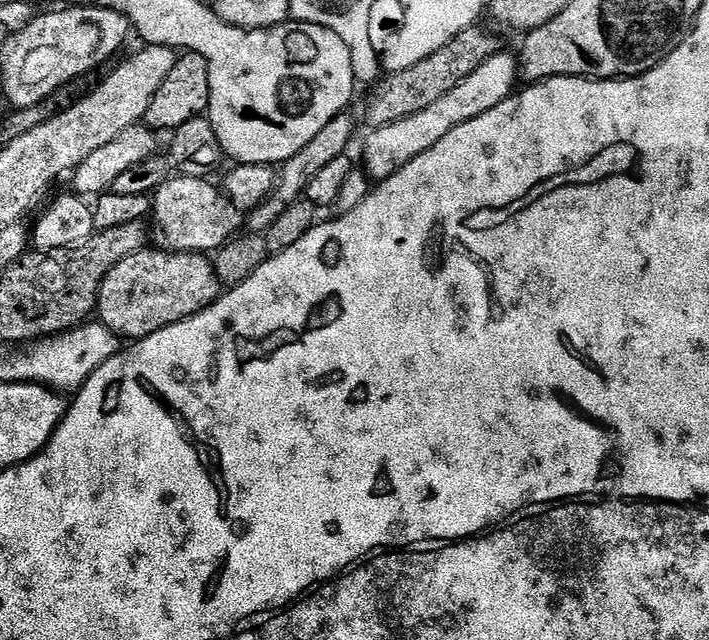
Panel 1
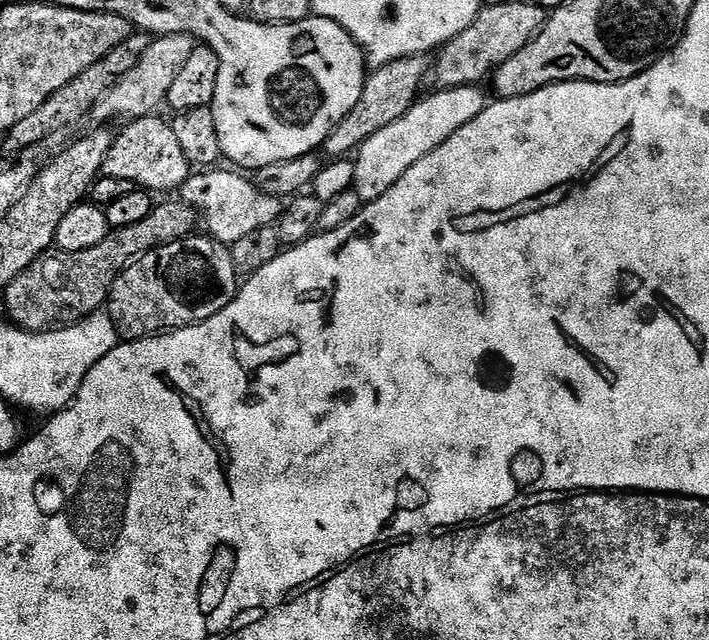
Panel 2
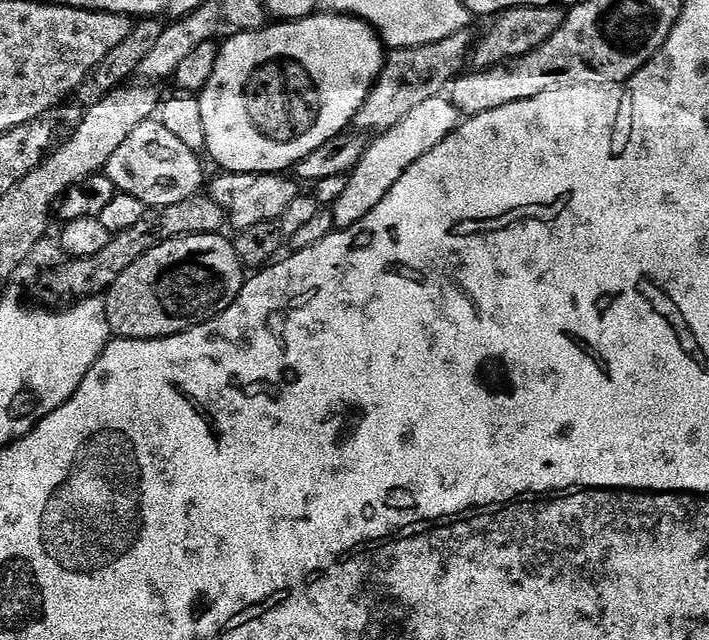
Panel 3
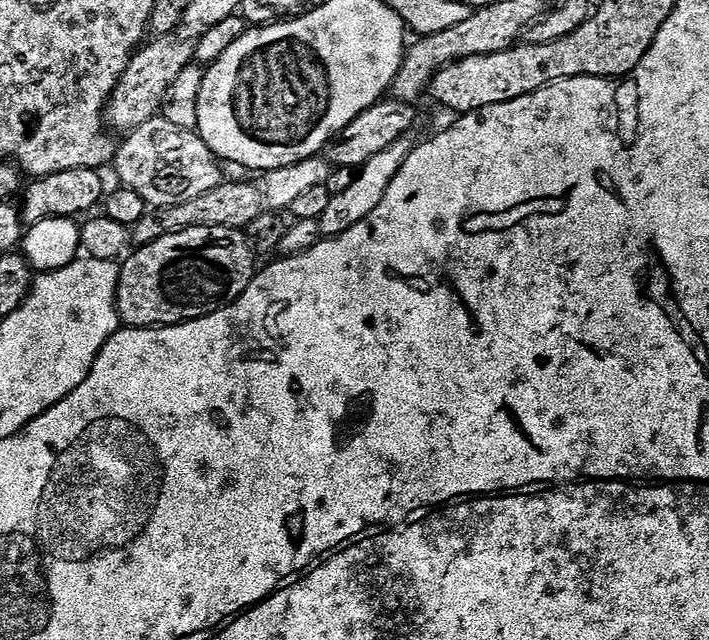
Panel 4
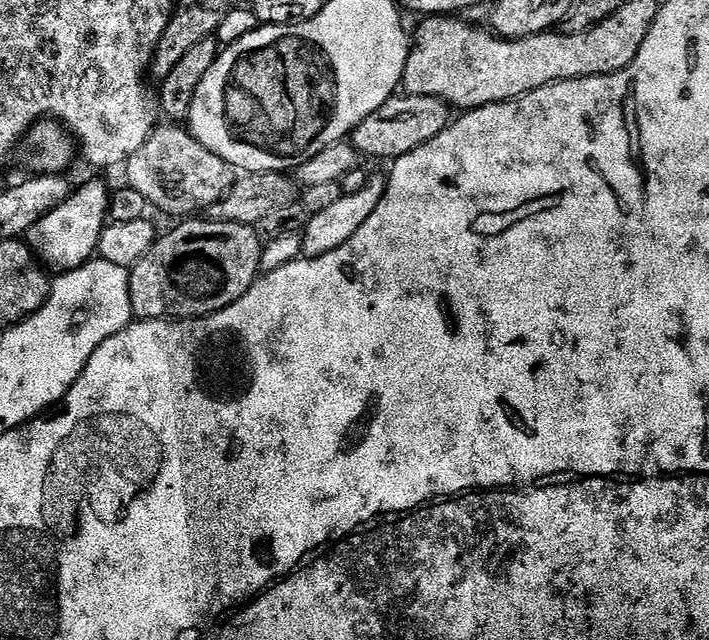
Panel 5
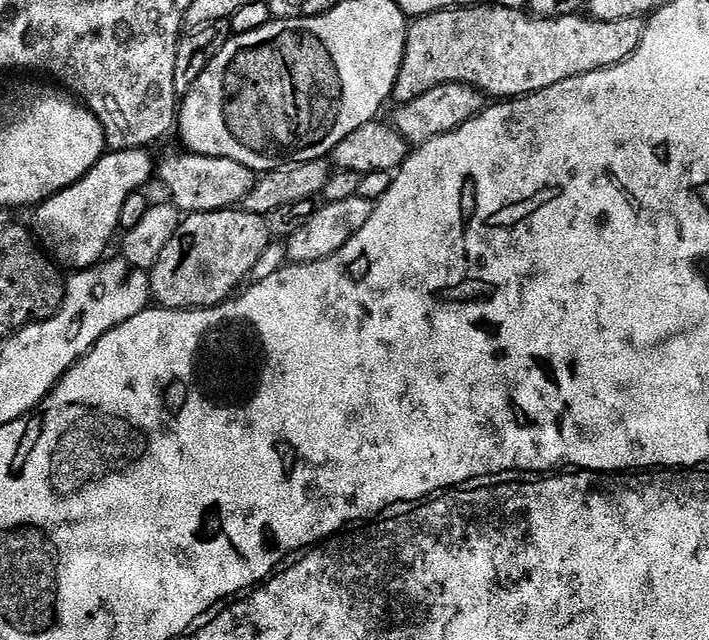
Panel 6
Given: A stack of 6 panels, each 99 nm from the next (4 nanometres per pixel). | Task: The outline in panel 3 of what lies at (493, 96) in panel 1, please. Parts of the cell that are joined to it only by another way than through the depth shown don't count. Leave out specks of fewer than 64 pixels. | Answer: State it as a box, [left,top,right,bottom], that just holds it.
[330,94,462,229]

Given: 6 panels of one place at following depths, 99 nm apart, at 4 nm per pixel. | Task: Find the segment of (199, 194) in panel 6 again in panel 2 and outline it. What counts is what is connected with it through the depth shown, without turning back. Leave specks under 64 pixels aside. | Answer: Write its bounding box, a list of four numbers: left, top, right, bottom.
[102,115,190,193]

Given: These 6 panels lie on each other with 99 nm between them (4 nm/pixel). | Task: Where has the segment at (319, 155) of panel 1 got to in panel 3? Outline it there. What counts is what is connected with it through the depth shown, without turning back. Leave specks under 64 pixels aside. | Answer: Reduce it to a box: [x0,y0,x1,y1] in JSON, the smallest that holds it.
[354,31,474,134]

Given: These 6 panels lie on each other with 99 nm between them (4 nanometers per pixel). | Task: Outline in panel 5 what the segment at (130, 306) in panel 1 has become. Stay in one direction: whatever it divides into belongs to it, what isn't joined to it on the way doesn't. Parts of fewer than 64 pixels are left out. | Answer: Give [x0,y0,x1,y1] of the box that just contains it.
[128,218,262,320]

